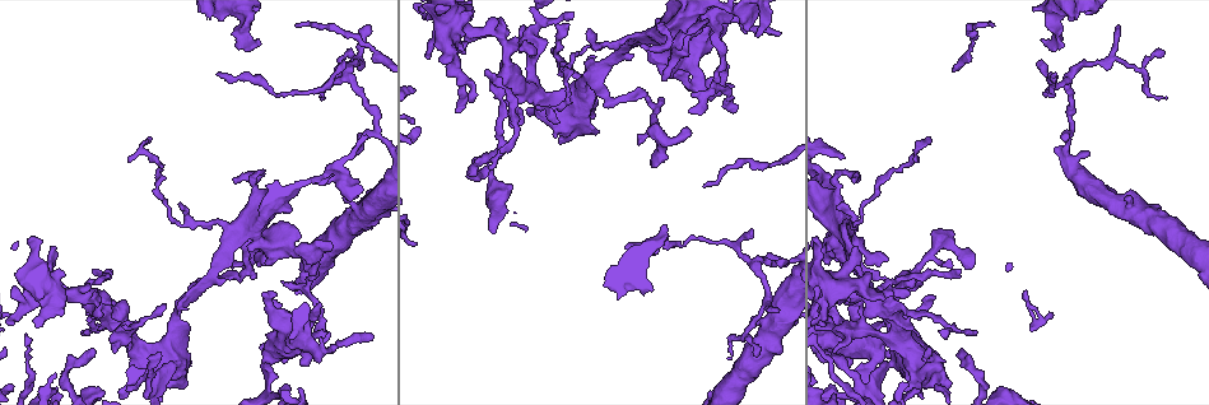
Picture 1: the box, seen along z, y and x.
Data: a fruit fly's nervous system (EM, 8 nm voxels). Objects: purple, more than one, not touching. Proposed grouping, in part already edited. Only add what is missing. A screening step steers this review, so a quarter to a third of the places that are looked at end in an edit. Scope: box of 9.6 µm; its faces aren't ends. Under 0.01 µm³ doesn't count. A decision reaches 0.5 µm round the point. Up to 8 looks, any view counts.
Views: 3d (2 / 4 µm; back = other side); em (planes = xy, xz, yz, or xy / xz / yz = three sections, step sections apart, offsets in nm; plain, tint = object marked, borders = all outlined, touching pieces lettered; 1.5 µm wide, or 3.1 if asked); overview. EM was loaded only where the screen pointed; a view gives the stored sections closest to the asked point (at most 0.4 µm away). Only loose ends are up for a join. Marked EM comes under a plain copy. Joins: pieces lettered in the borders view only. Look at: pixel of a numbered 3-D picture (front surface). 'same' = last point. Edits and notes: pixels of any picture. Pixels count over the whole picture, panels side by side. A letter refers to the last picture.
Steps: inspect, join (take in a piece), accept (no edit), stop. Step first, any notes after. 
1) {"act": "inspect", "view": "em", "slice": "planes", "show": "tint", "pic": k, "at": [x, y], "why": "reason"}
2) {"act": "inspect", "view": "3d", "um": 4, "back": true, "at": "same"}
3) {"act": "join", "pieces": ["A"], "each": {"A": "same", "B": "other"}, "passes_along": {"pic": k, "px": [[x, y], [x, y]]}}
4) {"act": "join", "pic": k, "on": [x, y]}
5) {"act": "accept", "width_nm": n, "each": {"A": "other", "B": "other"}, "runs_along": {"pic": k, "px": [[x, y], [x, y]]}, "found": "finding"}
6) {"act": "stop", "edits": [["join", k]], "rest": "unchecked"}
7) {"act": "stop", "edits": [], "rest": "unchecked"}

{"act": "inspect", "view": "em", "slice": "planes", "show": "tint", "pic": 1, "at": [695, 112], "why": "branch stops here"}

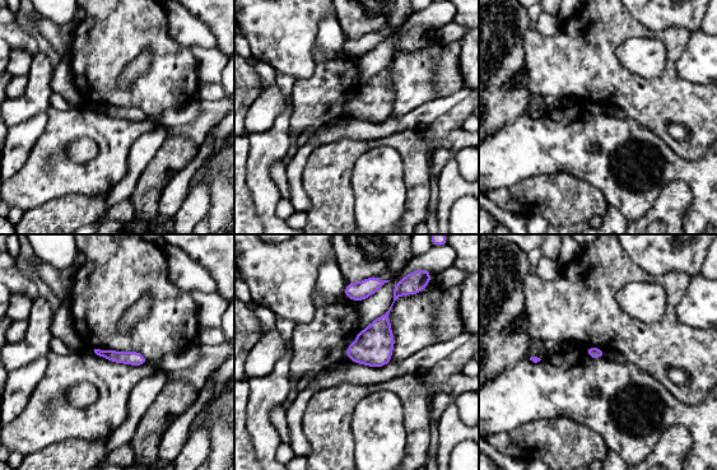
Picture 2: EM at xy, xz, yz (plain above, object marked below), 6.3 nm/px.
{"act": "inspect", "view": "em", "slice": "planes", "show": "borders", "at": "same"}

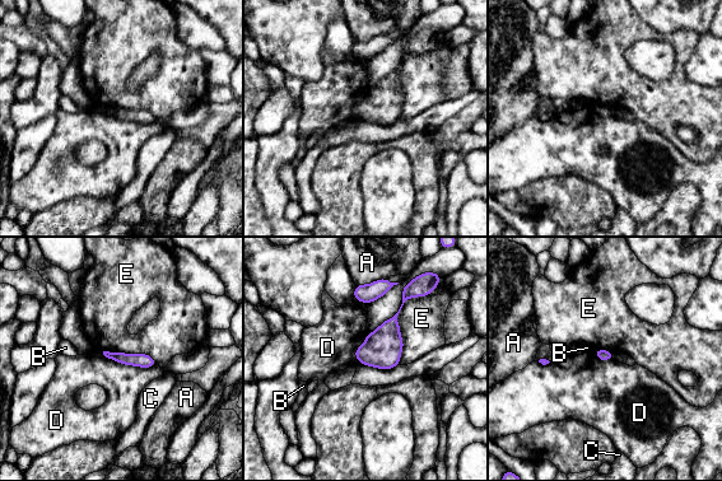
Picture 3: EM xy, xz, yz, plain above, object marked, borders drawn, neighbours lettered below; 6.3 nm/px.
{"act": "accept", "each": {"A": "other", "B": "other", "C": "other", "D": "other", "E": "other"}, "runs_along": {"pic": 3, "px": [[111, 355], [152, 363]]}, "found": "none of them fits"}

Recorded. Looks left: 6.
{"act": "inspect", "view": "em", "slice": "planes", "show": "borders", "pic": 1, "at": [702, 186]}

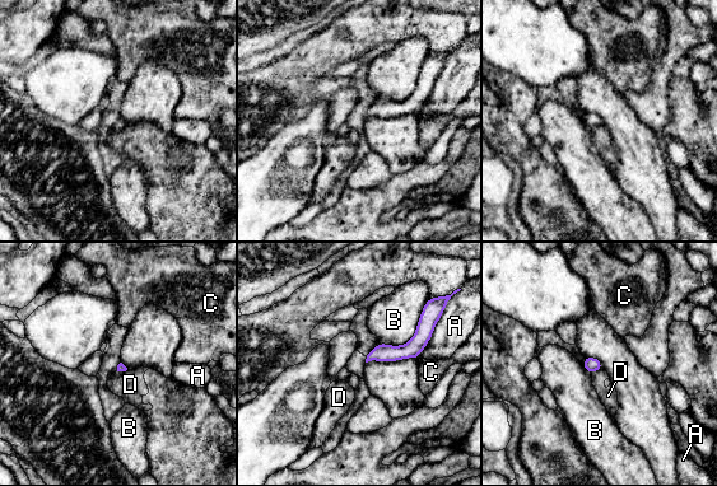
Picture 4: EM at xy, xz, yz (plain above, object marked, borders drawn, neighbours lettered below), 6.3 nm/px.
{"act": "accept", "each": {"A": "other", "B": "other", "C": "other", "D": "other"}, "found": "none of them fits"}

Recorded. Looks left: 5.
{"act": "inspect", "view": "3d", "um": 4, "pic": 1, "at": [369, 26], "why": "thin end"}

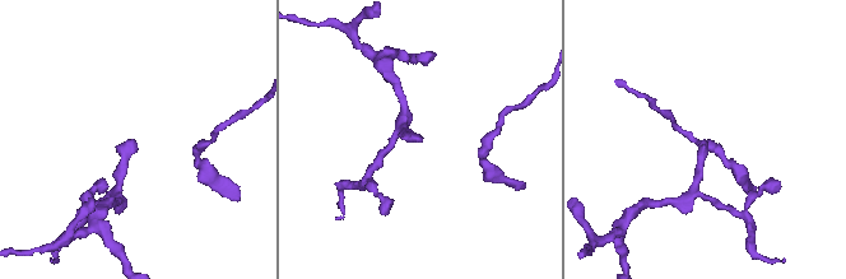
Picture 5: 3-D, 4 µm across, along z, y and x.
{"act": "inspect", "view": "em", "slice": "planes", "show": "tint", "pic": 5, "at": [417, 137], "why": "shape alone is not enough"}

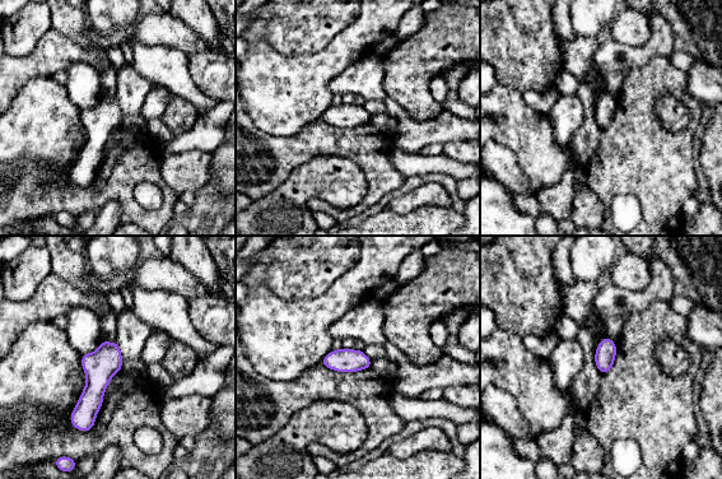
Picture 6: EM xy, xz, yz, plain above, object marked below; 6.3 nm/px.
{"act": "inspect", "view": "em", "slice": "planes", "show": "borders", "at": "same", "why": "see the neighbours"}

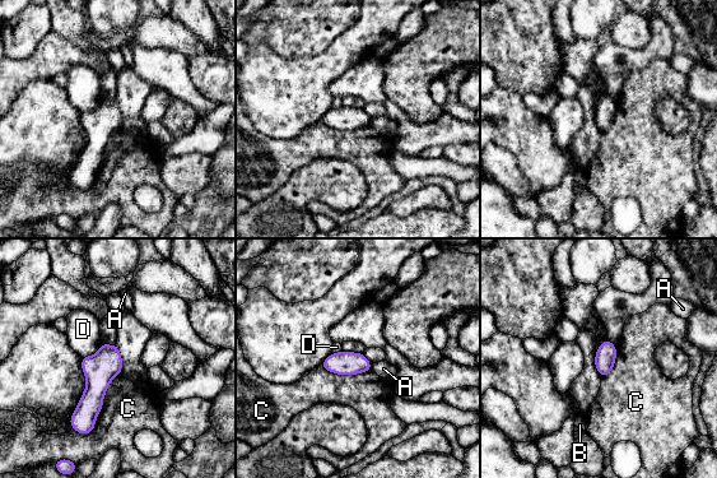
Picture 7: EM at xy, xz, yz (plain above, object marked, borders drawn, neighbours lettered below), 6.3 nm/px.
{"act": "accept", "width_nm": 130, "each": {"A": "other", "B": "other", "C": "other", "D": "other"}, "runs_along": {"pic": 7, "px": [[113, 348], [98, 371], [84, 431]]}, "found": "none of them fits"}

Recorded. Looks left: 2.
{"act": "inspect", "view": "3d", "um": 4, "pic": 1, "at": [1042, 60], "why": "an open end"}

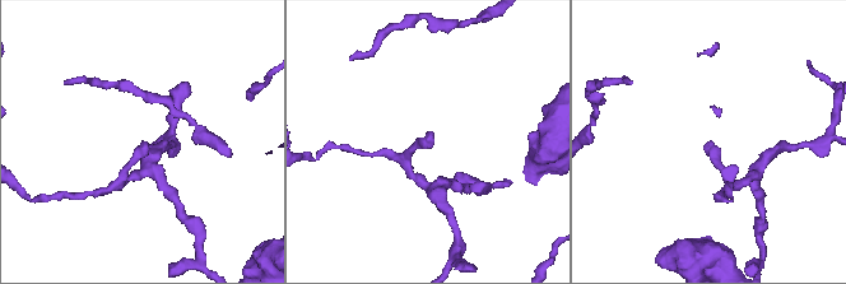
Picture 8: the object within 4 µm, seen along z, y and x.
{"act": "inspect", "view": "em", "slice": "xy", "step": 4, "show": "borders", "pic": 8, "at": [144, 144]}

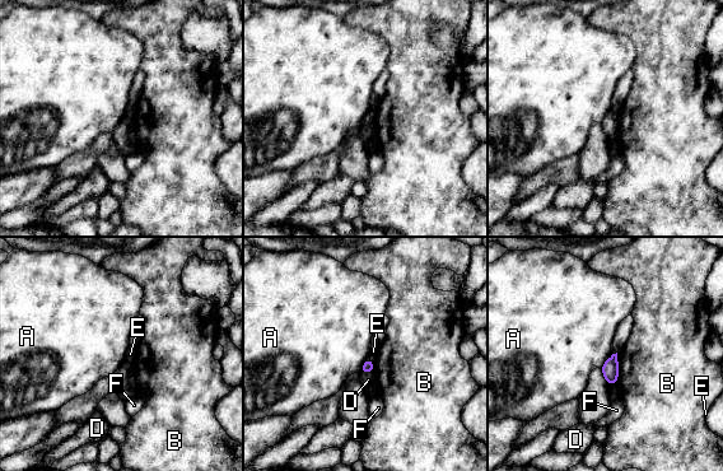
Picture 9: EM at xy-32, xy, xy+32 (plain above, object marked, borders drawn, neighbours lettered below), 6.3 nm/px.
{"act": "accept", "each": {"A": "other", "B": "other", "D": "other", "E": "other", "F": "other"}, "border": {"pic": 9, "px": [[616, 353], [600, 368]]}, "found": "none of them fits"}

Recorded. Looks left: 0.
{"act": "stop", "edits": [], "rest": "unchecked"}

